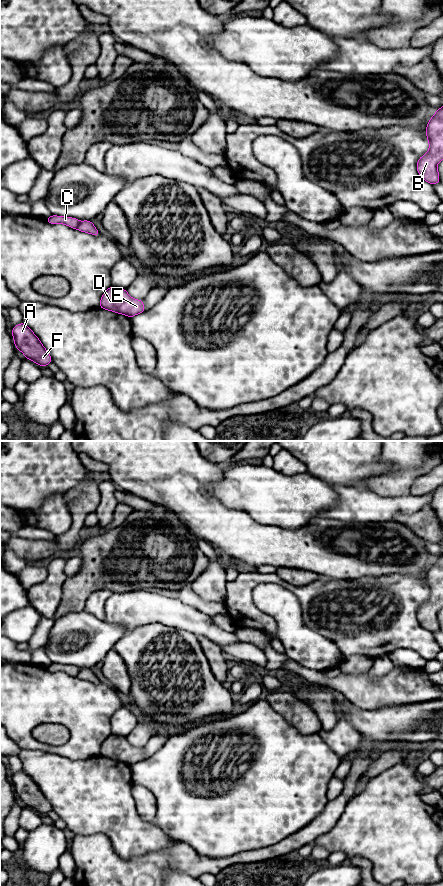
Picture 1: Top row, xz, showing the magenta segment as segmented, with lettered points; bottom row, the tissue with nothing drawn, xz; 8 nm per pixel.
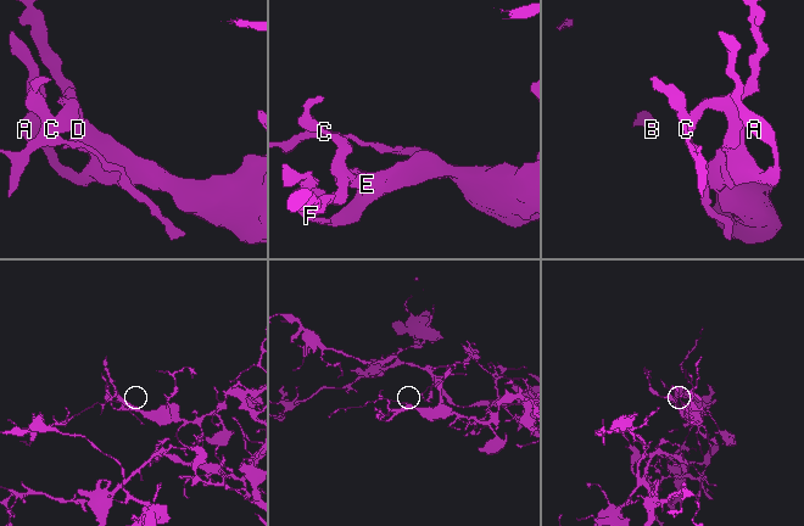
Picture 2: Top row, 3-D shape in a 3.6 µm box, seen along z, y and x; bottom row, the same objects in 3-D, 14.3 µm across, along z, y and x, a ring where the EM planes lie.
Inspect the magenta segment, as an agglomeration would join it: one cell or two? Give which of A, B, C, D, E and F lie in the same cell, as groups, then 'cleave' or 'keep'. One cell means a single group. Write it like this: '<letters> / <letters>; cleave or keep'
A B D E F / C; cleave

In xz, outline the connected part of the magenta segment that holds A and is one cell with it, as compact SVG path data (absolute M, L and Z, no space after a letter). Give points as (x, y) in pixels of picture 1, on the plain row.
M24 770L12 776L11 780L17 798L20 798L28 808L39 814L47 814L52 810L52 805L45 797L39 786Z

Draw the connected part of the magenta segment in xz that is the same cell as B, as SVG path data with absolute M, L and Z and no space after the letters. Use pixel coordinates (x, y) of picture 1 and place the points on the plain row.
M443 555L428 569L426 585L429 599L419 606L416 616L423 628L435 633L440 630L437 613L443 608Z

